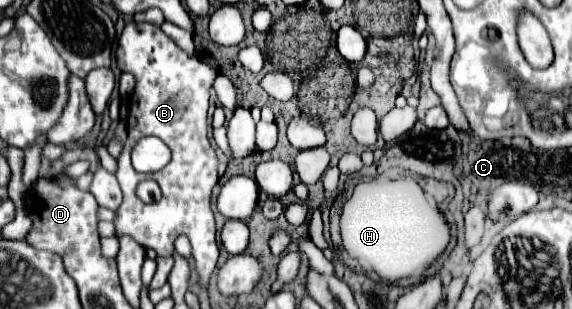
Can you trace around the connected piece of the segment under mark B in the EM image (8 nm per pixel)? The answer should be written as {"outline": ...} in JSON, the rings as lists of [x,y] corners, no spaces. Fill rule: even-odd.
{"outline":[[[129,22],[121,36],[117,39],[117,49],[115,50],[115,58],[117,58],[117,68],[121,72],[129,72],[135,76],[135,88],[131,94],[131,102],[129,102],[129,116],[127,116],[127,140],[125,140],[125,148],[119,156],[119,170],[117,170],[117,180],[121,184],[123,190],[123,204],[117,210],[117,222],[115,222],[115,230],[117,234],[129,234],[133,236],[143,248],[153,248],[157,252],[157,256],[171,256],[173,252],[173,242],[179,234],[189,236],[191,240],[191,248],[193,248],[193,258],[195,258],[195,266],[199,272],[199,280],[201,284],[209,284],[209,278],[217,266],[217,256],[219,256],[219,248],[217,248],[217,232],[215,232],[215,220],[213,220],[213,212],[211,212],[211,190],[217,184],[219,176],[217,176],[217,156],[207,140],[207,108],[209,108],[209,90],[217,78],[217,70],[213,70],[211,66],[195,58],[195,56],[187,56],[167,34],[163,34],[163,30],[159,30],[153,24],[137,24],[137,22]],[[143,136],[157,136],[161,138],[173,152],[171,162],[153,174],[139,174],[135,172],[135,168],[131,166],[131,148],[135,146],[135,142]],[[141,180],[157,180],[159,188],[161,188],[161,200],[159,202],[151,202],[145,204],[137,198],[135,188]]]}

